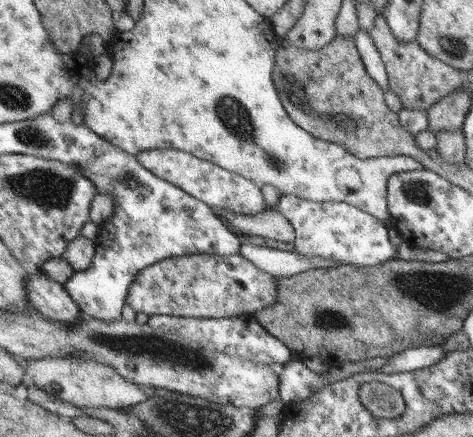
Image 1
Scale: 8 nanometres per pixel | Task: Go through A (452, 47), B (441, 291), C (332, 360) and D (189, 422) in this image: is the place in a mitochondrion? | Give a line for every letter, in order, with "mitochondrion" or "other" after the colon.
A: mitochondrion
B: mitochondrion
C: other
D: mitochondrion

